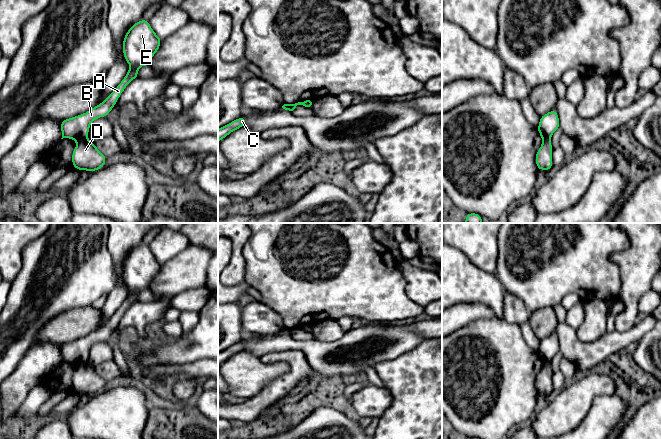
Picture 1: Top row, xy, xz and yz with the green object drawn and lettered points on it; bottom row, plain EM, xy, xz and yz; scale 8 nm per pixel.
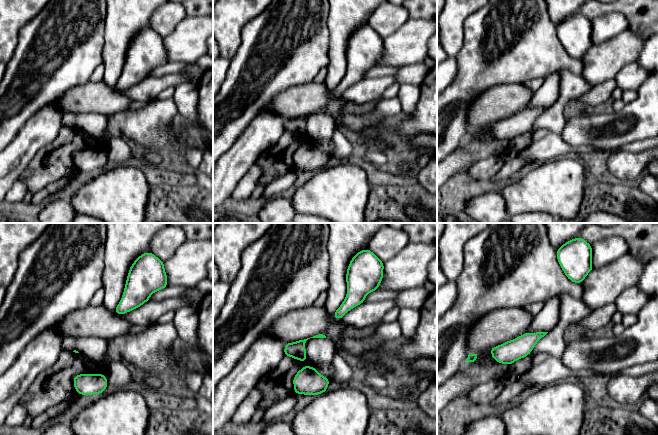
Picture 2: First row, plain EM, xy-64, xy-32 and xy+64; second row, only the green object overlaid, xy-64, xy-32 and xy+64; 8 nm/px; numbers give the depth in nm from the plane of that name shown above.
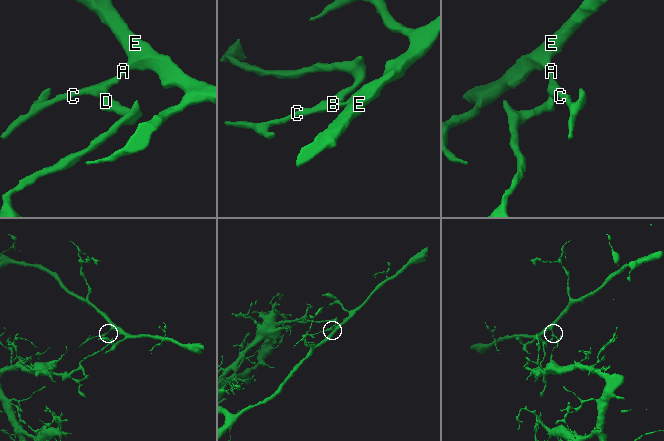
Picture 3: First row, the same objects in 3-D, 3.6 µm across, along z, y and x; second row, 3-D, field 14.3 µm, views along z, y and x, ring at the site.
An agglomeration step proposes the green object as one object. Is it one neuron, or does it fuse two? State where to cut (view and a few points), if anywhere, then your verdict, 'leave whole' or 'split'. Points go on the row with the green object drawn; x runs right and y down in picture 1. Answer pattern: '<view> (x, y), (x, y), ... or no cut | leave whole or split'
xy (86, 138), (78, 141) | split

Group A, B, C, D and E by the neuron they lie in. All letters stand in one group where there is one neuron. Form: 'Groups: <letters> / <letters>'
Groups: A B C E / D

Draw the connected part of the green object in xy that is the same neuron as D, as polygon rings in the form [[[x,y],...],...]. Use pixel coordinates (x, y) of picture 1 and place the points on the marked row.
[[[88,139],[77,142],[72,153],[73,167],[77,170],[96,171],[105,166],[107,157]]]

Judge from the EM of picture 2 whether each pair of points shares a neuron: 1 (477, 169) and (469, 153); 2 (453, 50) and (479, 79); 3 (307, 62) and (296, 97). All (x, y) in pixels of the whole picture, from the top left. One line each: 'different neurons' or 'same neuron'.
1: different neurons
2: different neurons
3: different neurons

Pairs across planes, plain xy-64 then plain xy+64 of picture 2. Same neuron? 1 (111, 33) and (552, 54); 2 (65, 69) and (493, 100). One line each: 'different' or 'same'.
1: different
2: different

